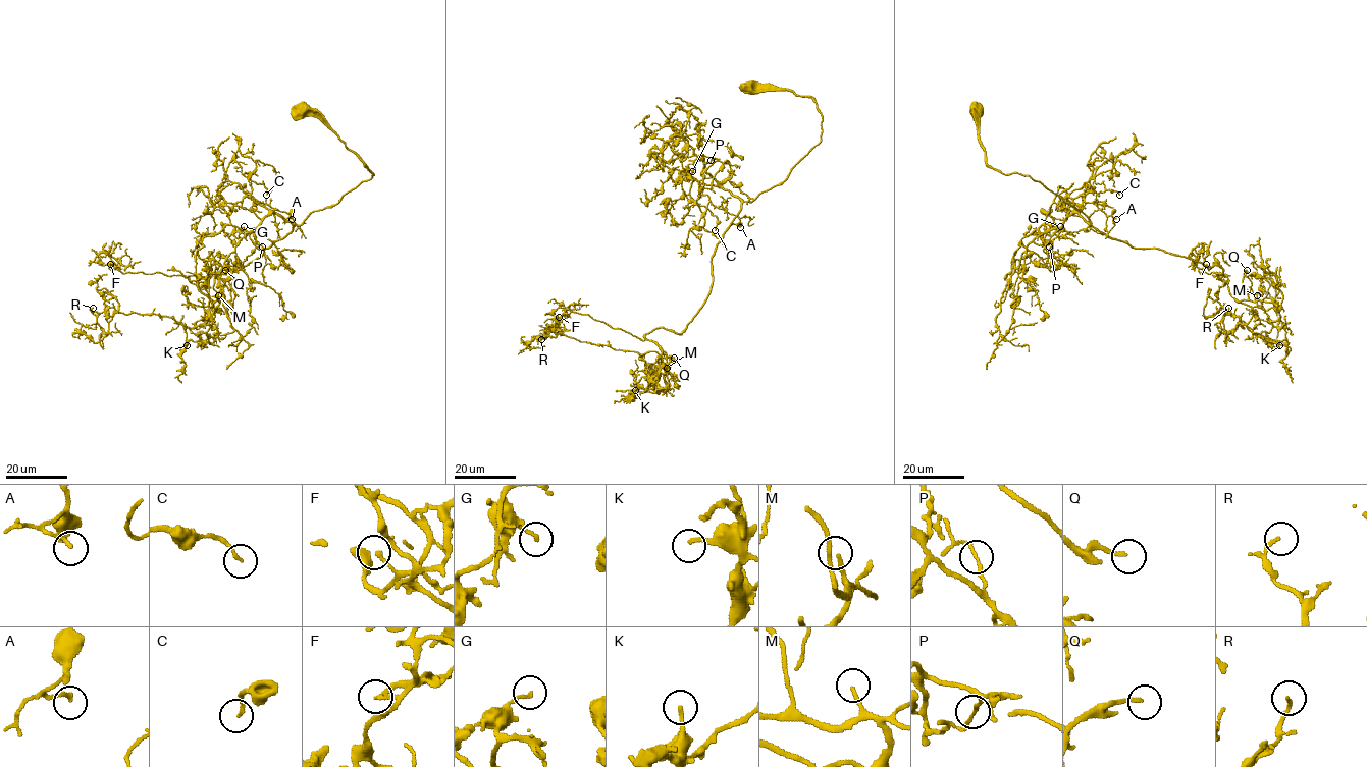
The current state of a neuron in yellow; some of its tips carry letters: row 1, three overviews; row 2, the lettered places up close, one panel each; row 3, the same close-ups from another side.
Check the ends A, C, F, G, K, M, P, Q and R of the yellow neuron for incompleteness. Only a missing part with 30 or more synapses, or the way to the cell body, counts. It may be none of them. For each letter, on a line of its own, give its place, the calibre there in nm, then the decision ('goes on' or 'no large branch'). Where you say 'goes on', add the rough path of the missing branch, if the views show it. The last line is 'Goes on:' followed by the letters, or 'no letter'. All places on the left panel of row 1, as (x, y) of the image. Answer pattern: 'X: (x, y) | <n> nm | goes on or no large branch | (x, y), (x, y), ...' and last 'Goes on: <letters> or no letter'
A: (292, 219) | 160 nm | no large branch
C: (266, 195) | 130 nm | no large branch
F: (110, 264) | 140 nm | no large branch
G: (244, 226) | 140 nm | no large branch
K: (187, 345) | 180 nm | no large branch
M: (218, 295) | 160 nm | goes on | (218, 295), (220, 291), (225, 295), (225, 309), (235, 321), (238, 317)
P: (262, 247) | 110 nm | no large branch
Q: (225, 270) | 150 nm | goes on | (225, 270), (242, 278), (244, 299)
R: (93, 308) | 130 nm | no large branch
Goes on: M, Q

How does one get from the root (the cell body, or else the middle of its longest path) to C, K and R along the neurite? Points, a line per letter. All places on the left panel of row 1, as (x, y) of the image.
C: (298, 110), (311, 110), (374, 174), (299, 225), (255, 203), (248, 179), (262, 183), (266, 195)
K: (298, 110), (311, 110), (374, 174), (248, 265), (196, 275), (214, 311), (210, 327), (187, 345)
R: (298, 110), (372, 176), (248, 265), (196, 275), (210, 324), (115, 311), (105, 333), (93, 308)

